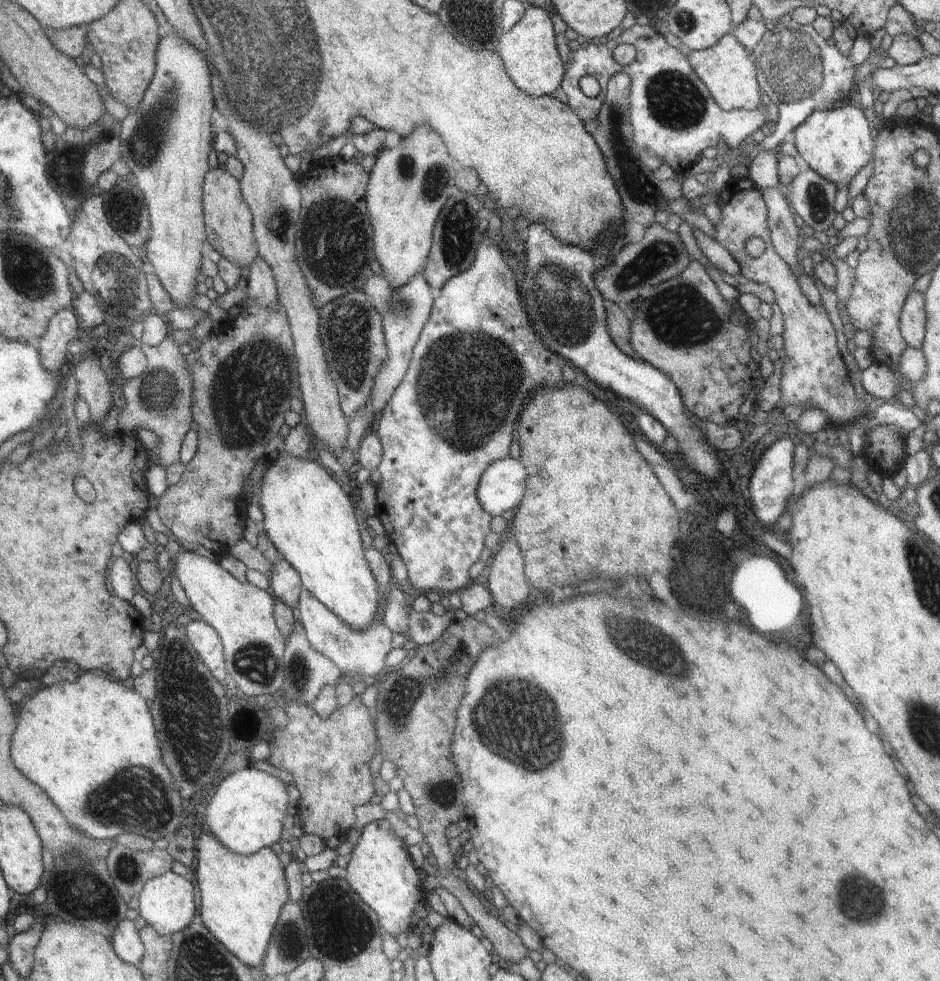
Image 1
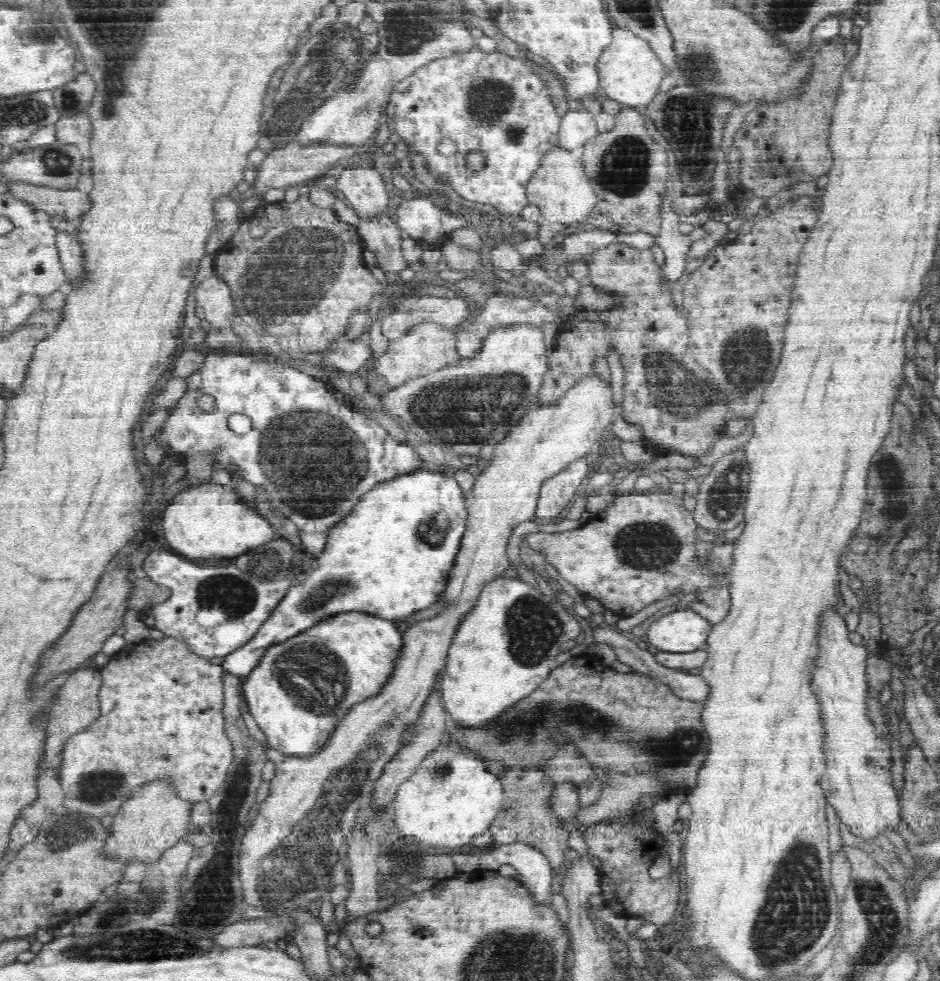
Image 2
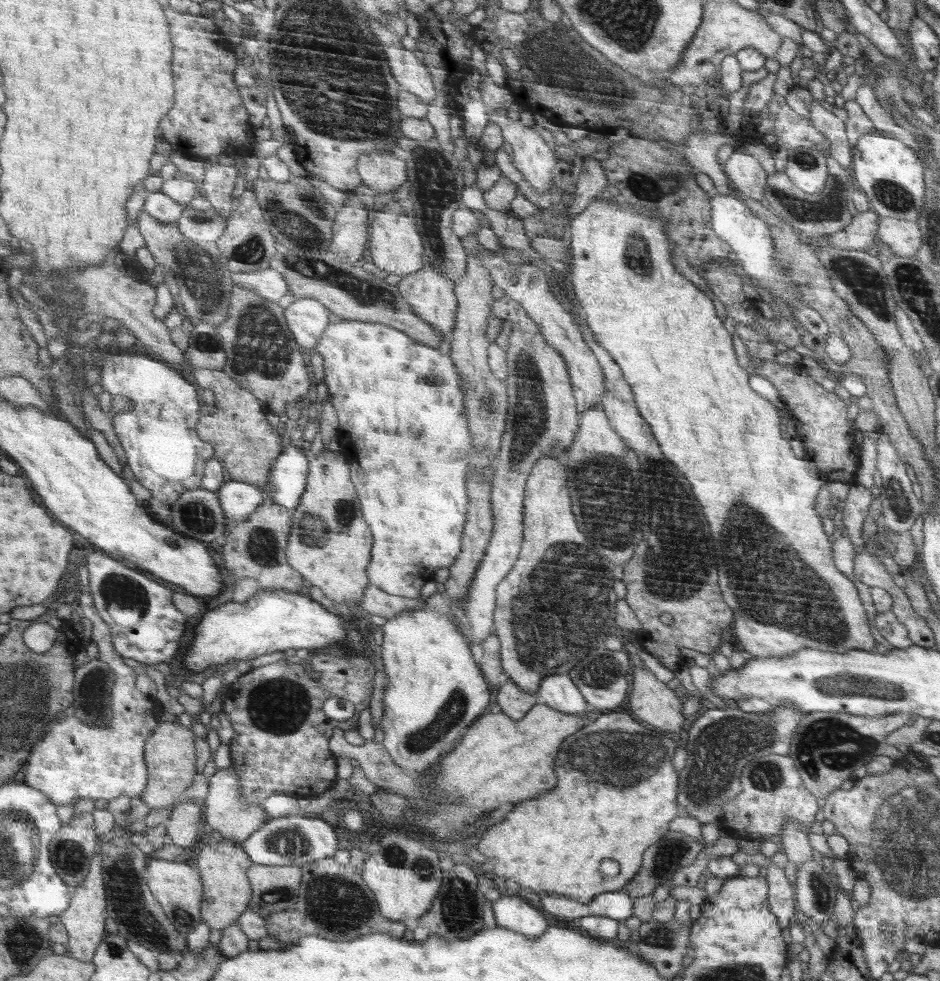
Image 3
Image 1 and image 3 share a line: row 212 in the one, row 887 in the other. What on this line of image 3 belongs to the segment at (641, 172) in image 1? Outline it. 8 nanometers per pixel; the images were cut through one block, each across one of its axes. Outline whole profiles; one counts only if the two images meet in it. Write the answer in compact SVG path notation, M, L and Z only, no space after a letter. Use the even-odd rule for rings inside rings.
M669 831L660 839L660 841L652 844L652 846L649 846L646 849L646 852L643 854L640 870L638 870L636 877L632 878L628 883L628 886L625 886L623 890L626 890L626 892L635 899L653 894L654 889L658 884L670 886L674 873L680 868L692 865L695 862L698 853L704 848L706 848L704 840L696 842L694 838L686 836L686 834L683 834L682 832Z

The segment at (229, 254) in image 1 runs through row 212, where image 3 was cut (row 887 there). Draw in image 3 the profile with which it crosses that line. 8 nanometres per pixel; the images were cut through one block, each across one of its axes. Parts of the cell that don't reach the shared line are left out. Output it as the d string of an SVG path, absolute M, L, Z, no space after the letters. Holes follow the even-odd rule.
M223 840L216 843L210 841L202 848L198 866L205 883L203 917L212 928L225 931L231 924L239 922L243 912L251 907L251 897L254 896L254 891L247 878L247 871L253 865L250 855L243 849L240 842Z

